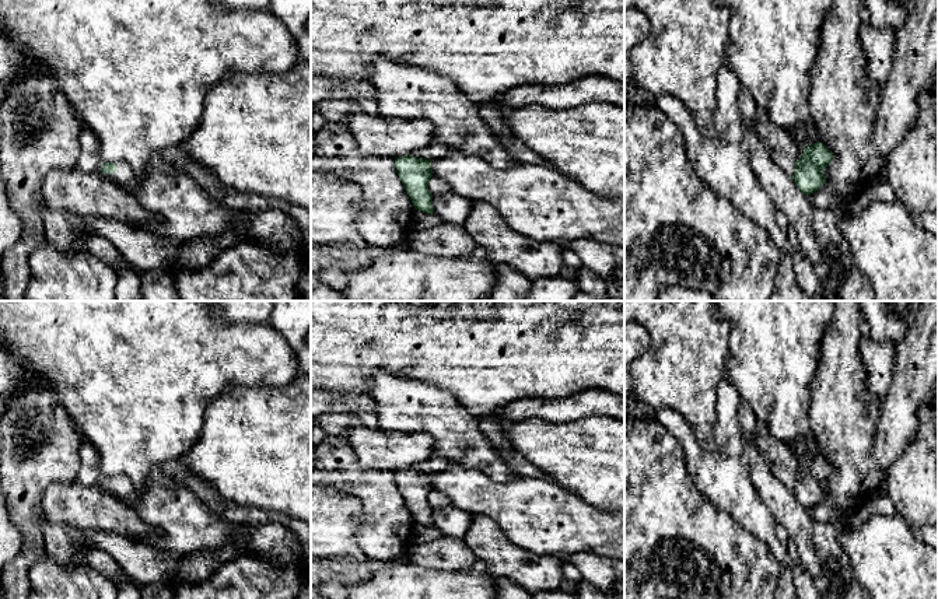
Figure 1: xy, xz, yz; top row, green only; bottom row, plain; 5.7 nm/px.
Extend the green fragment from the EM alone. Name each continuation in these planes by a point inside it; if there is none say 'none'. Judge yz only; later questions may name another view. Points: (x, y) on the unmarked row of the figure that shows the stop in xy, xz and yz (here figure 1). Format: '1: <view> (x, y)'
1: yz (784, 465)

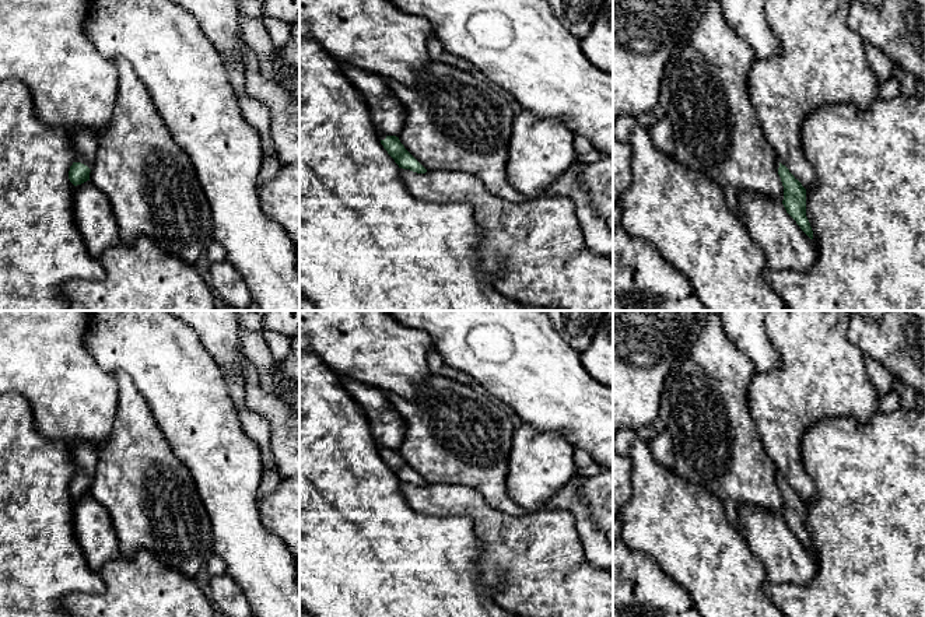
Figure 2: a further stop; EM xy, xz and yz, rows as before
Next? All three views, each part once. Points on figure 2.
1: xy (84, 455)

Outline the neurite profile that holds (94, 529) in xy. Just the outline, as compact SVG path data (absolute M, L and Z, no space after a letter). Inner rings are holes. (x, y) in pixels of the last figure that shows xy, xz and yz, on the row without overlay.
M90 494L74 499L74 530L94 572L98 572L108 561L120 557L111 516L105 506Z

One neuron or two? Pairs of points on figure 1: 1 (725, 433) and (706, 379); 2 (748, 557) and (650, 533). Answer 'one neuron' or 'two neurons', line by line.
1: two neurons
2: one neuron

